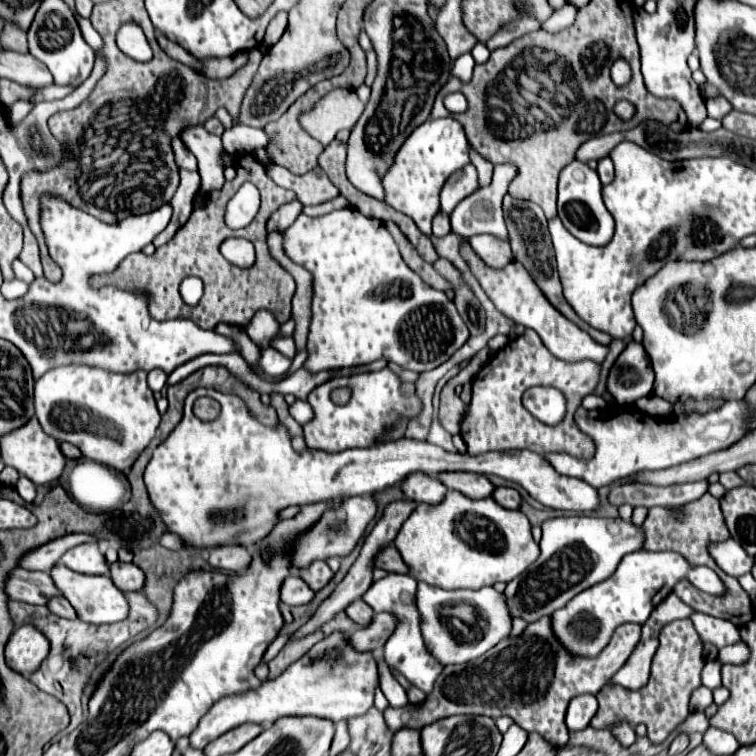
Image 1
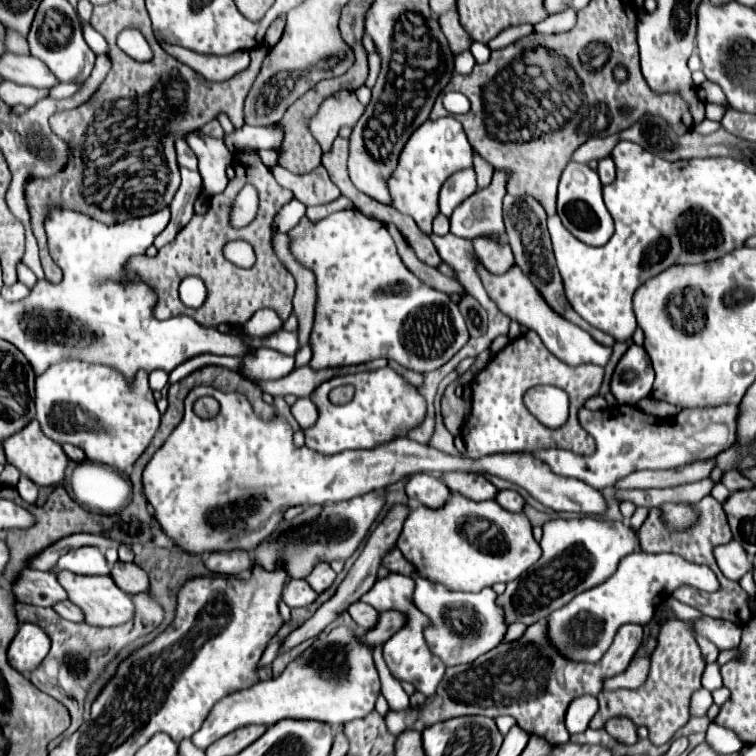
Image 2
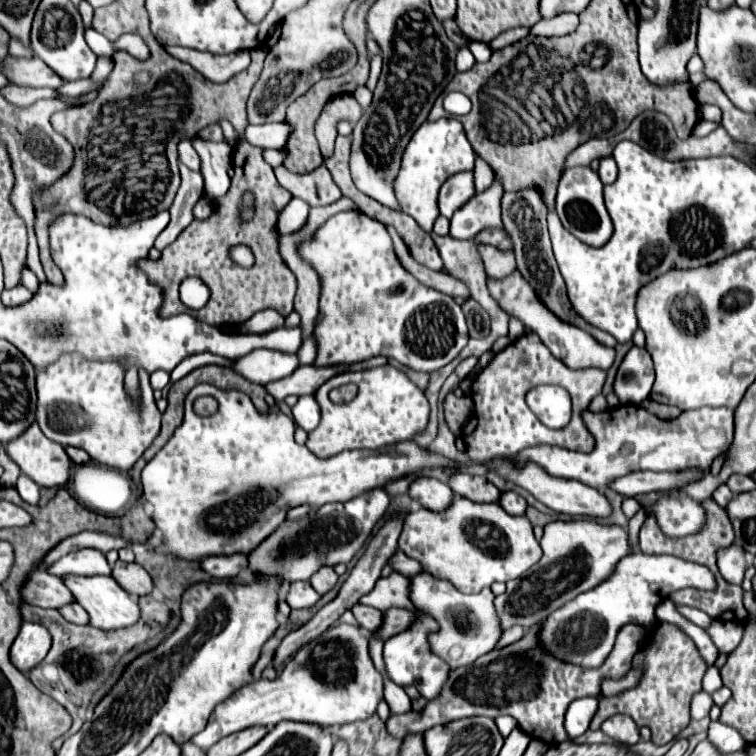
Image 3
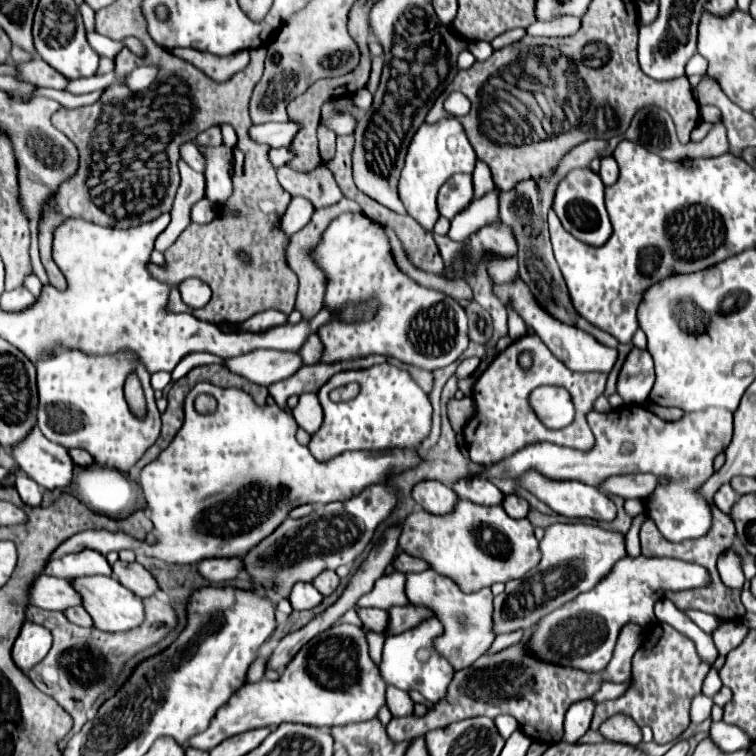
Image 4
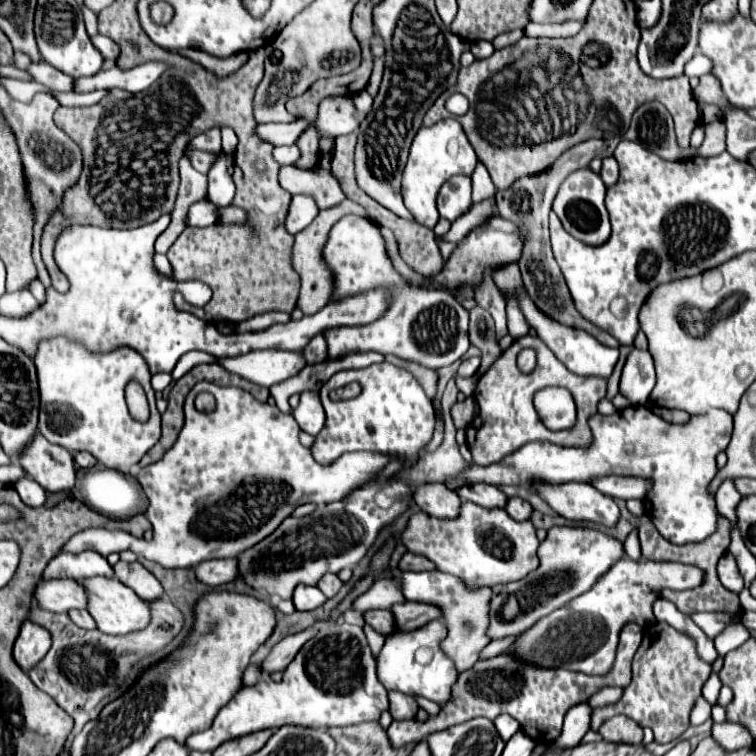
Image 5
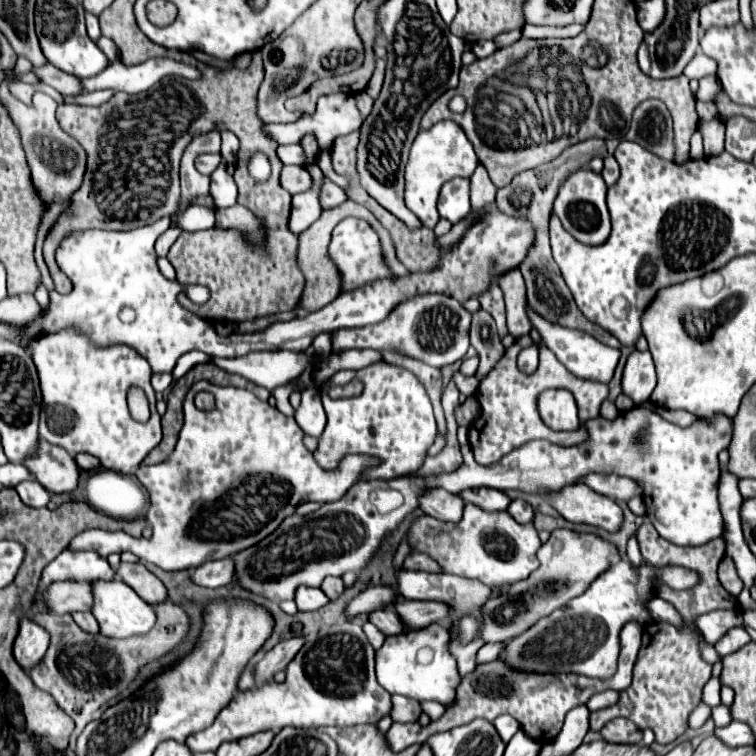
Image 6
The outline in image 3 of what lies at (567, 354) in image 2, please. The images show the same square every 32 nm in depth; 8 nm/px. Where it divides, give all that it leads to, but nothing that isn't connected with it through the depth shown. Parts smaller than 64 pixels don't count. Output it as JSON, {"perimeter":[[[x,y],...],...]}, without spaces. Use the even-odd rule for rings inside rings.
{"perimeter":[[[514,270],[508,278],[502,278],[502,280],[488,278],[486,284],[488,284],[488,292],[500,304],[500,308],[508,316],[518,318],[526,328],[536,332],[540,336],[540,340],[546,344],[546,348],[558,360],[562,360],[566,366],[570,366],[570,368],[590,368],[590,366],[594,366],[594,368],[602,368],[602,370],[608,370],[612,366],[612,362],[614,362],[614,348],[600,346],[600,342],[596,342],[588,332],[580,330],[576,326],[570,326],[568,322],[560,322],[556,318],[556,314],[552,314],[540,302],[540,298],[536,298],[536,292],[532,292],[532,286],[528,284],[528,280],[522,278],[522,274],[518,270]]]}

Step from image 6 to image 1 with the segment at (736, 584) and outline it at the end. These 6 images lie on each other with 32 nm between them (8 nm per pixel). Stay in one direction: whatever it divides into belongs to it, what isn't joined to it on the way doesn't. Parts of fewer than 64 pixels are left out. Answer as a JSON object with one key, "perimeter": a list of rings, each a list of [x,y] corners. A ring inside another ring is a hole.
{"perimeter":[[[728,538],[724,542],[712,542],[708,546],[708,552],[724,572],[736,578],[740,578],[742,574],[748,574],[754,564],[754,558],[750,558],[734,538]]]}

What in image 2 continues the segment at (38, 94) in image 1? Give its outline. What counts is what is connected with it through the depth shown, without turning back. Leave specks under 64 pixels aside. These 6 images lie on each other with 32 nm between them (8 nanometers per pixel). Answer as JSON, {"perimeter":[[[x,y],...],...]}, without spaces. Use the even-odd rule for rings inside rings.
{"perimeter":[[[56,84],[56,86],[48,88],[48,98],[56,98],[56,100],[68,98],[68,96],[72,96],[74,92],[78,92],[80,86],[82,86],[82,84]]]}

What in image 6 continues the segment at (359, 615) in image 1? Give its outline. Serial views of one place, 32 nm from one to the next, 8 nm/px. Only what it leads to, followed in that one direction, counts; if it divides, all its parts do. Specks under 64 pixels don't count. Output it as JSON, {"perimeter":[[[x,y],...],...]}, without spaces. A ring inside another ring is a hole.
{"perimeter":[[[374,610],[368,614],[368,620],[386,636],[392,636],[392,634],[402,634],[406,632],[404,624],[400,622],[400,618],[396,616],[394,610]]]}

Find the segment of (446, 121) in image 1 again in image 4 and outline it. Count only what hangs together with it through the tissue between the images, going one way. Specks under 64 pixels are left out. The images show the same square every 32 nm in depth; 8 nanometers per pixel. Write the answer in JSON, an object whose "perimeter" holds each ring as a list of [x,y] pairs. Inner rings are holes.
{"perimeter":[[[454,116],[442,118],[434,124],[422,124],[408,146],[408,154],[398,182],[398,194],[406,212],[424,230],[430,232],[440,216],[436,208],[436,196],[440,186],[456,172],[474,172],[474,164],[476,164],[476,154],[464,134],[462,124]]]}

